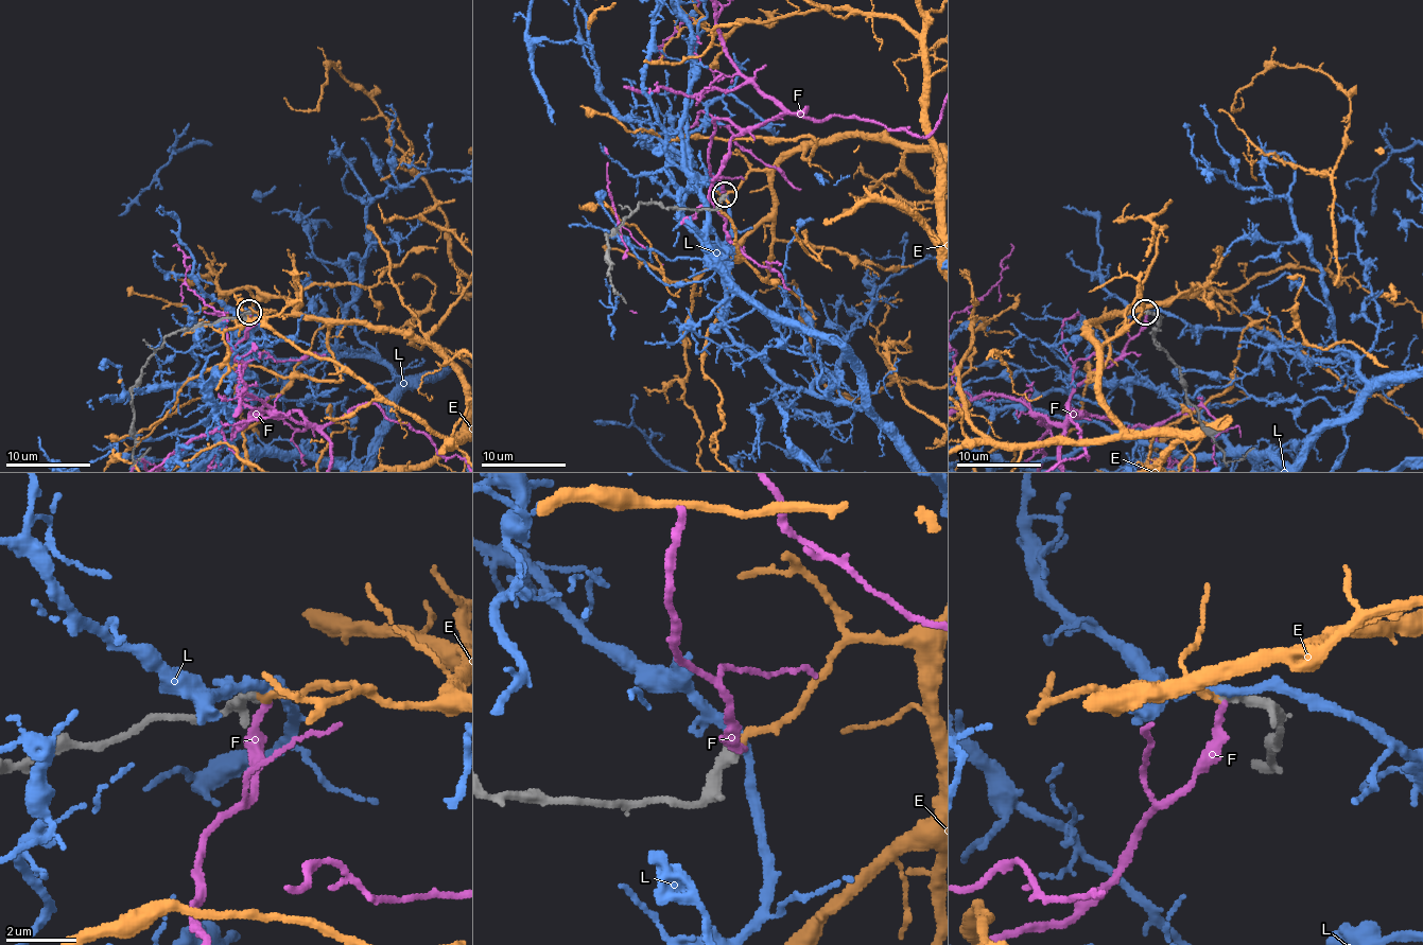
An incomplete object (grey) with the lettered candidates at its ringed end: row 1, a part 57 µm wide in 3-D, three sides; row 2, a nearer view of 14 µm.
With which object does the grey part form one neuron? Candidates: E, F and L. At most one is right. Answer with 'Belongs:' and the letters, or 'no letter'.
Belongs: E

